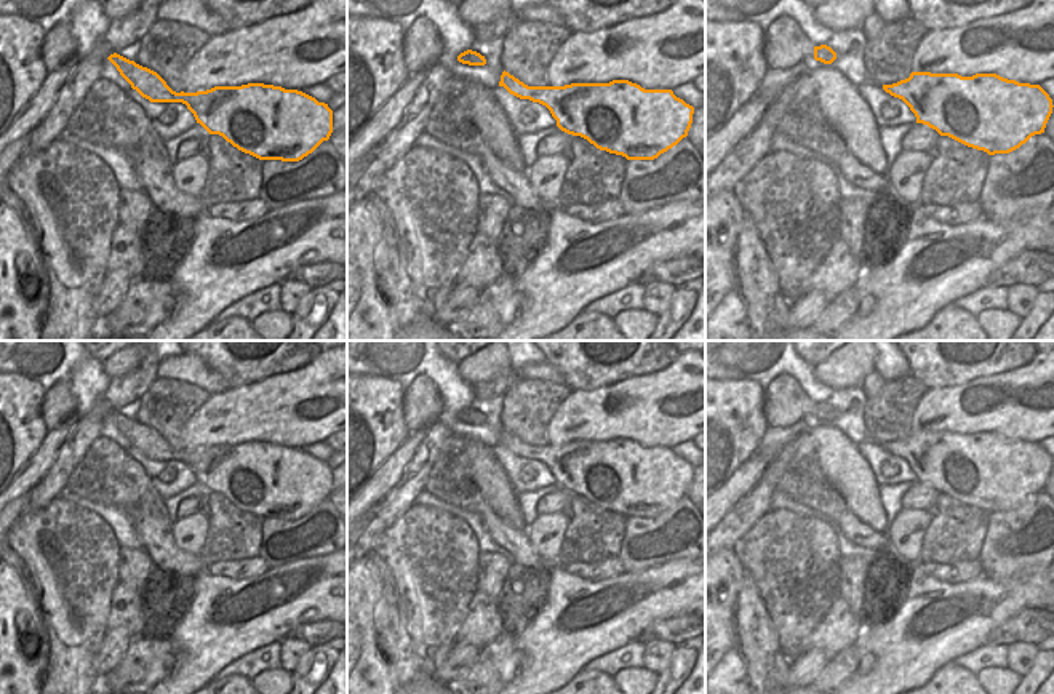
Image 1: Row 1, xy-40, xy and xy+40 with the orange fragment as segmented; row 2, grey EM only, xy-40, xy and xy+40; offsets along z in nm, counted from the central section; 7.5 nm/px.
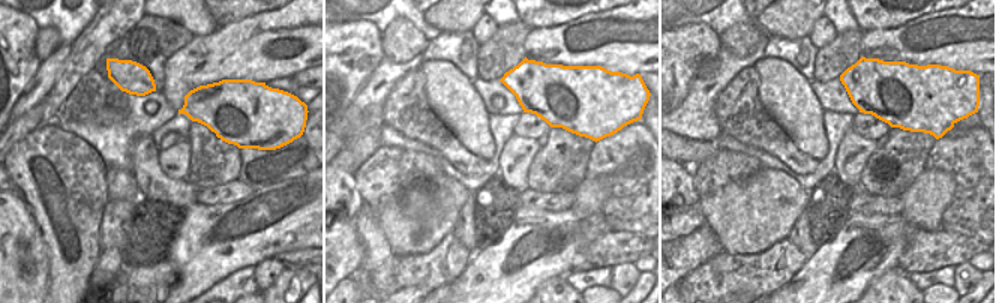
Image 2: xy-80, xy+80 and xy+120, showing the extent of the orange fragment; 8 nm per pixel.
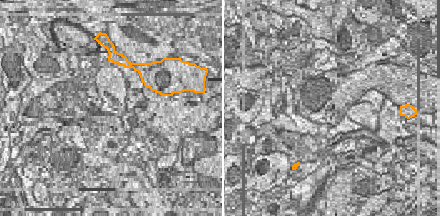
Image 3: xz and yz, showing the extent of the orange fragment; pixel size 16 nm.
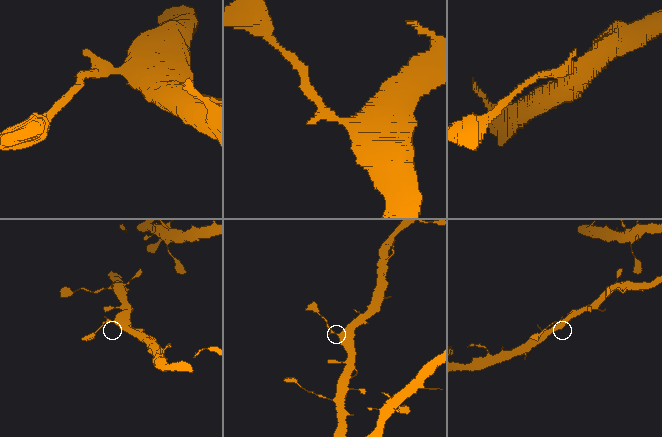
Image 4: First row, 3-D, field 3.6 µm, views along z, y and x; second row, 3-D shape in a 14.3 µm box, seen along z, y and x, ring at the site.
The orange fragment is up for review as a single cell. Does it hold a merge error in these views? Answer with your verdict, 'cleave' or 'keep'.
keep

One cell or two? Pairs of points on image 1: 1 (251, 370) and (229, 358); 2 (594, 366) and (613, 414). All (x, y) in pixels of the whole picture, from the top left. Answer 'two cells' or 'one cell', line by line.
1: one cell
2: two cells

